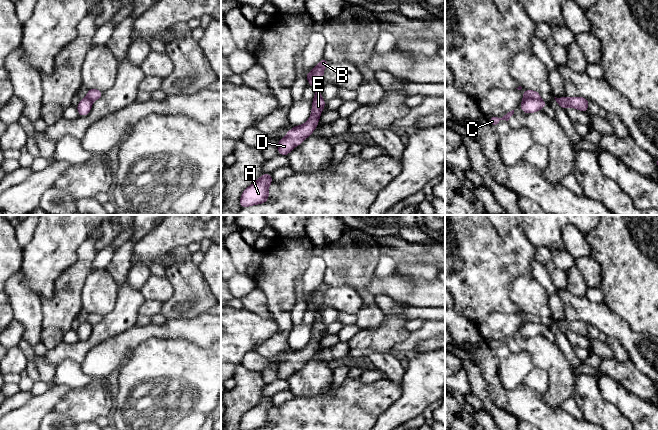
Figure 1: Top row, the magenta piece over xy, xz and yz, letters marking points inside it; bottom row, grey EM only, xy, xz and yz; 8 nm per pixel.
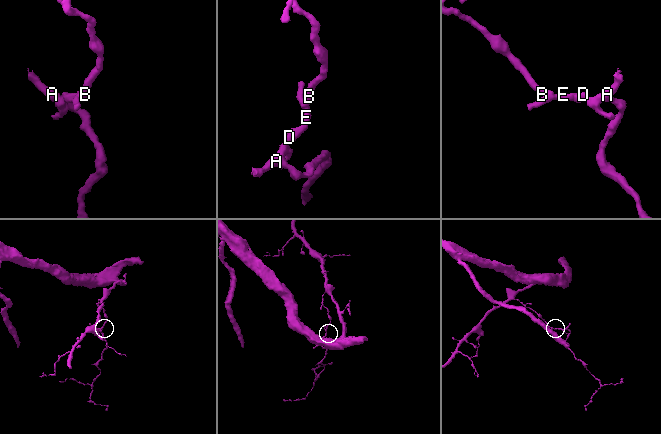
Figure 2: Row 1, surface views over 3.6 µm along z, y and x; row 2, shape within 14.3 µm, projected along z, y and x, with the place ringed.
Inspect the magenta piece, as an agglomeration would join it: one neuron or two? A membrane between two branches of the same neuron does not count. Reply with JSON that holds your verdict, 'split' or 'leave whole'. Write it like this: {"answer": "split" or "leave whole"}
{"answer": "split"}

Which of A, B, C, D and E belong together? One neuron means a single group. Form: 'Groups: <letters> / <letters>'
Groups: A C D E / B

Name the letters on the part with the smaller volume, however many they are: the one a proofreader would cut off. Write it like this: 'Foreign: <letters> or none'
Foreign: A, C, D, E

